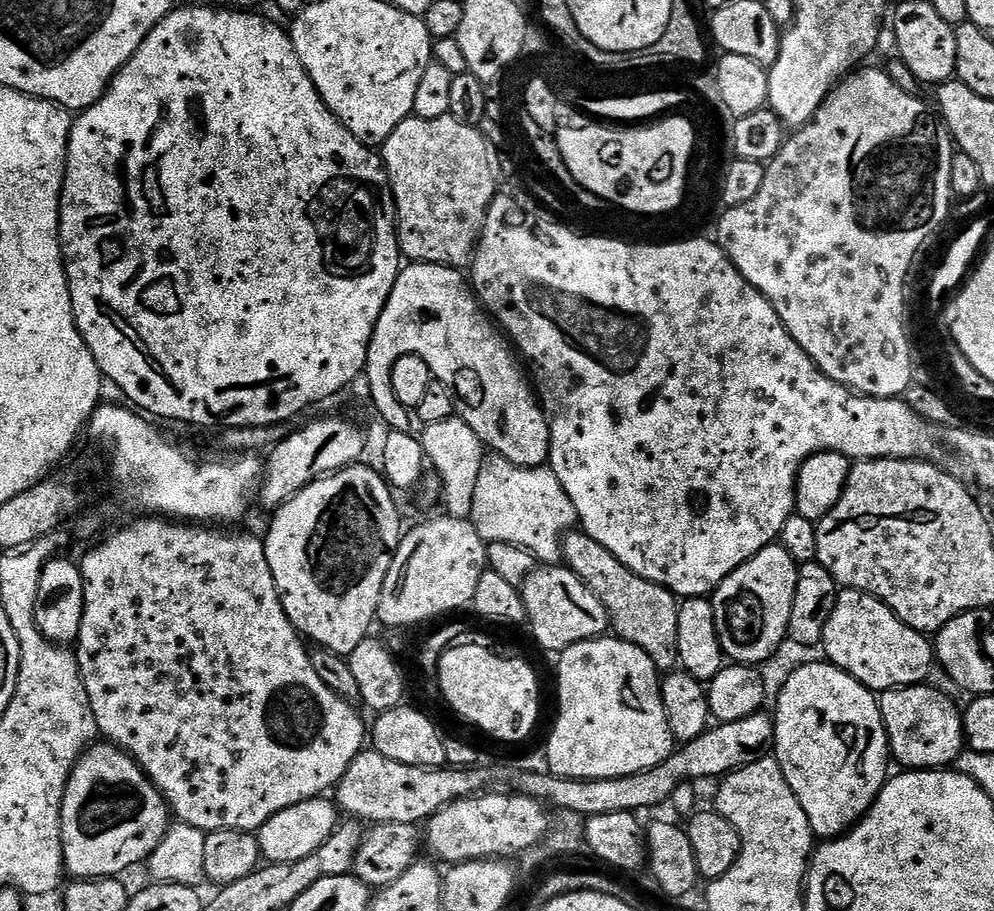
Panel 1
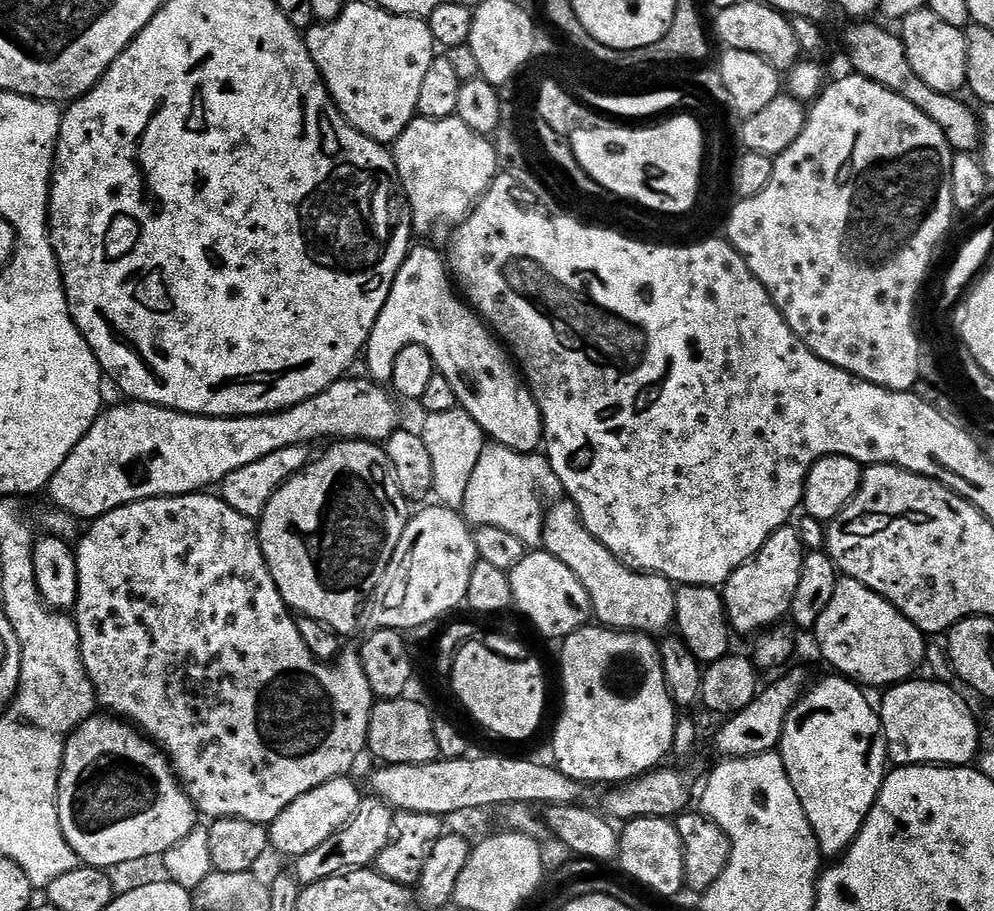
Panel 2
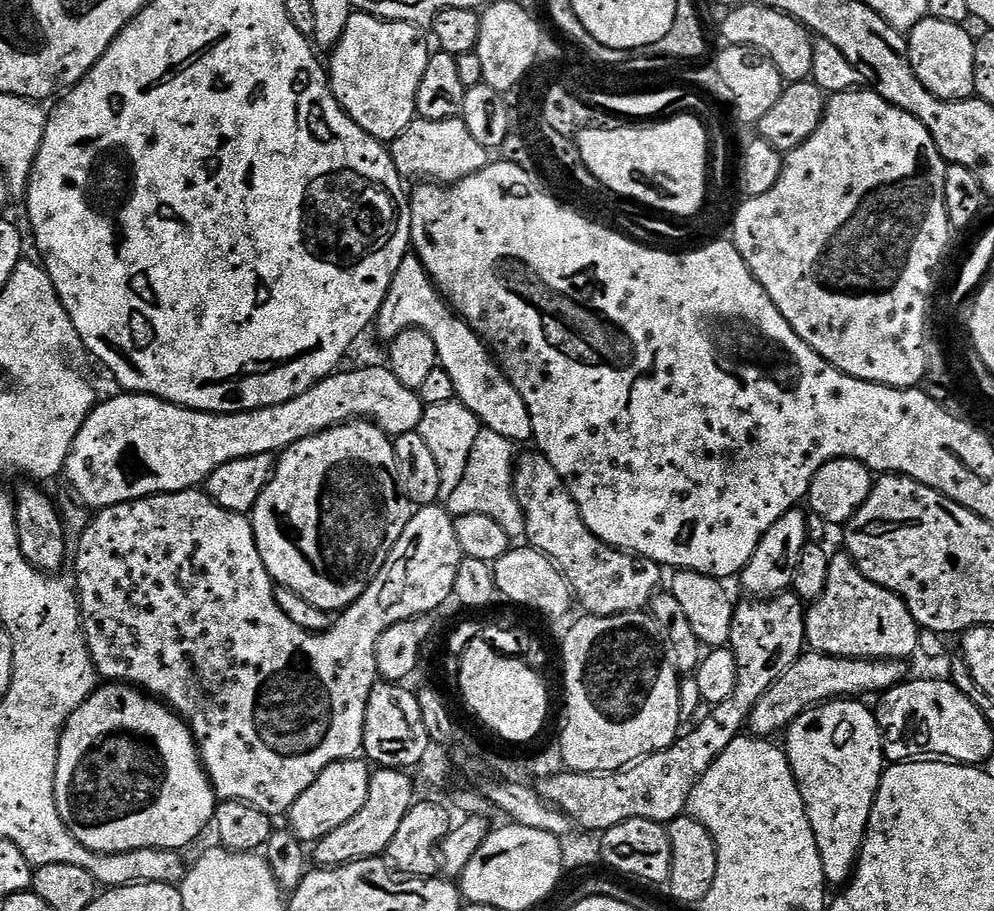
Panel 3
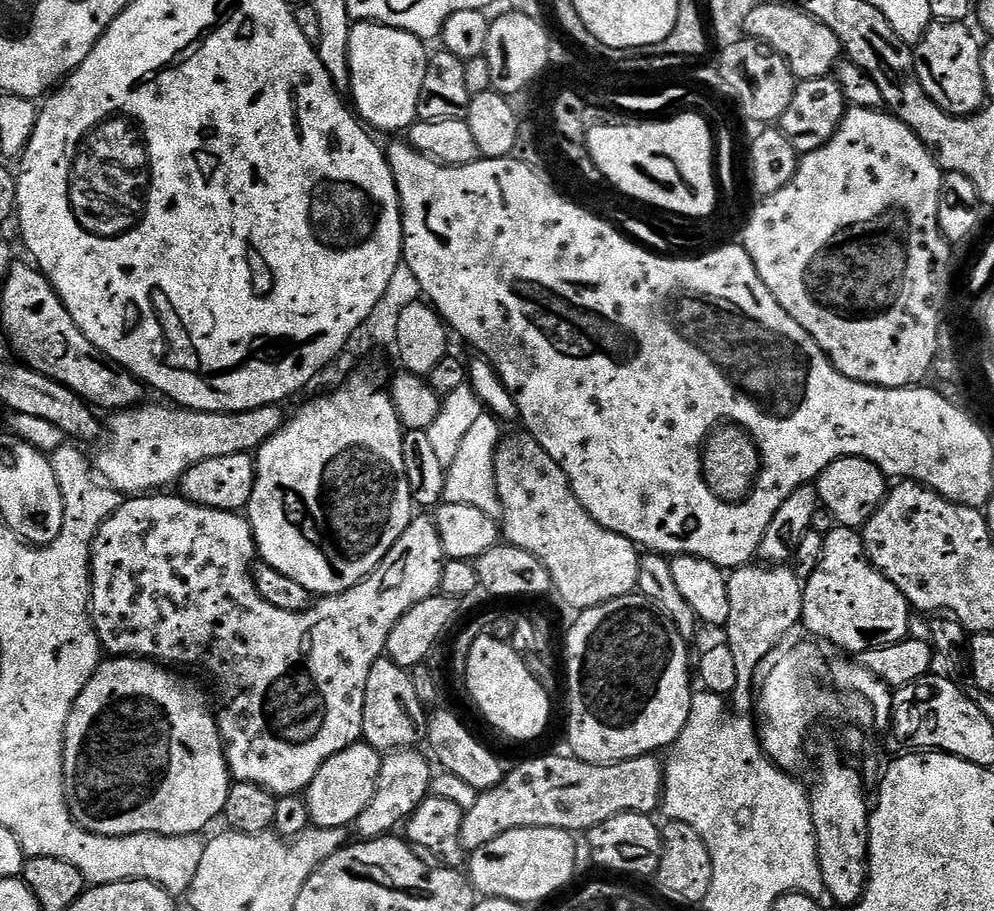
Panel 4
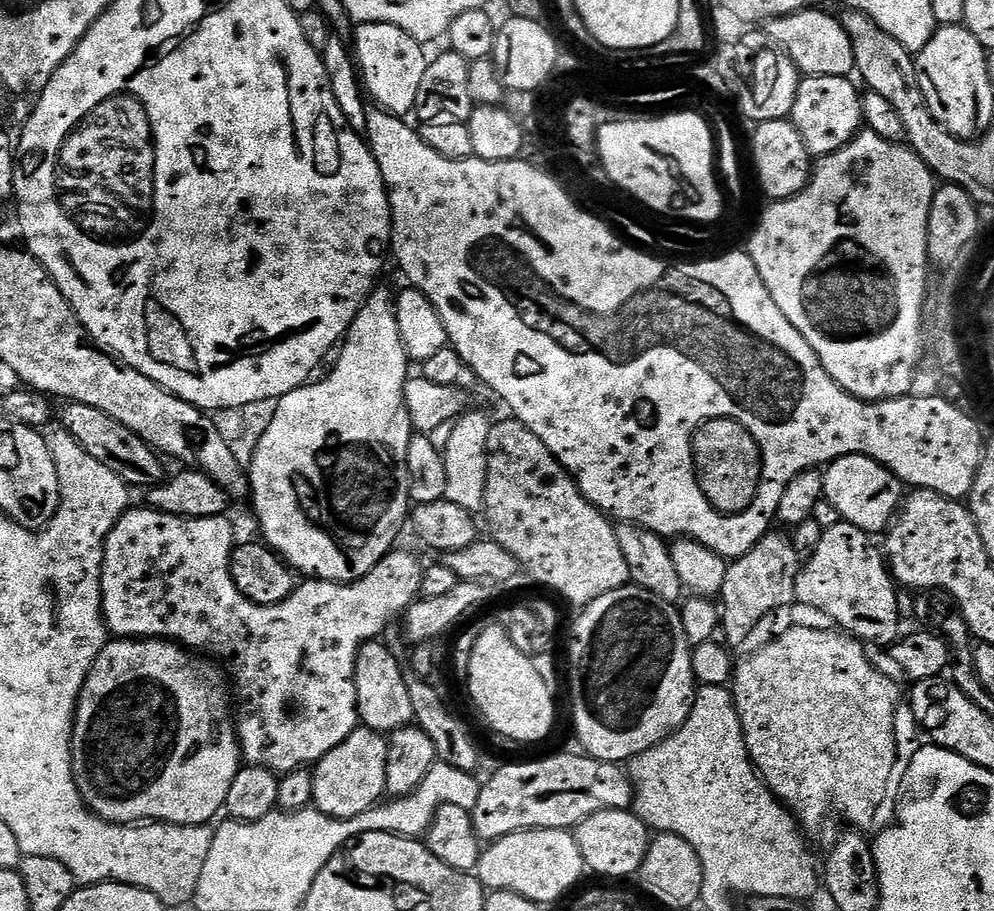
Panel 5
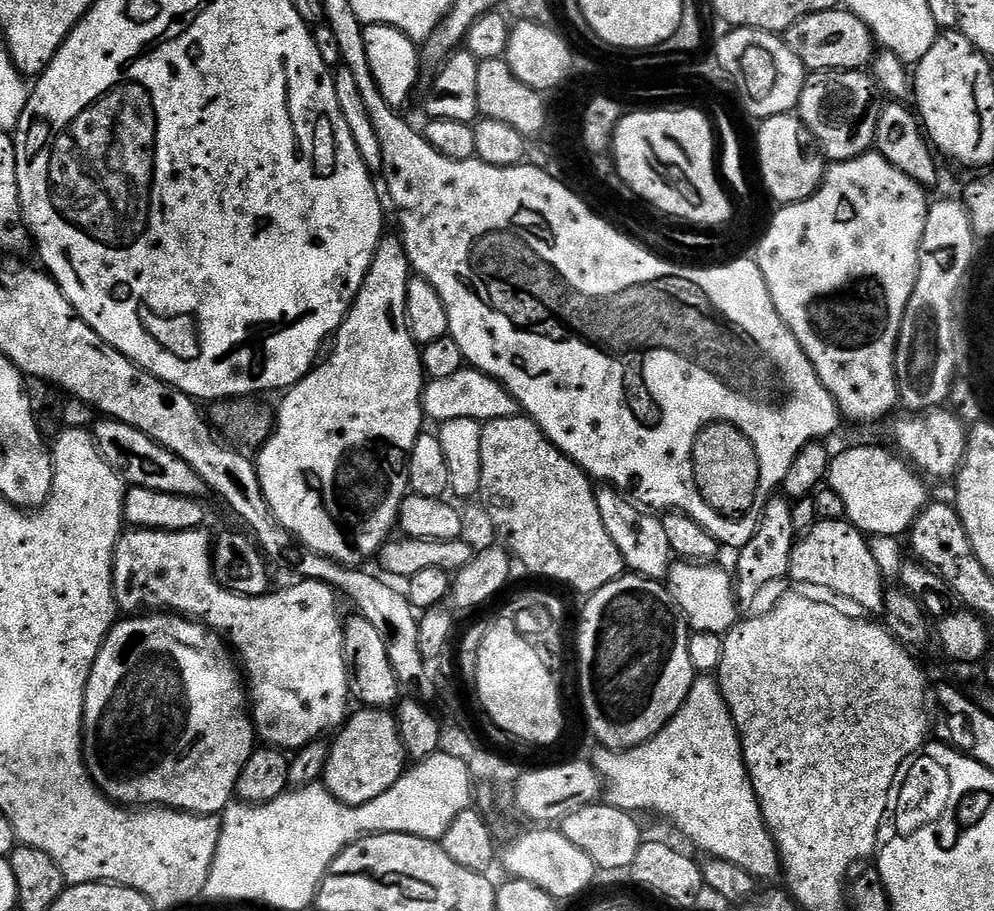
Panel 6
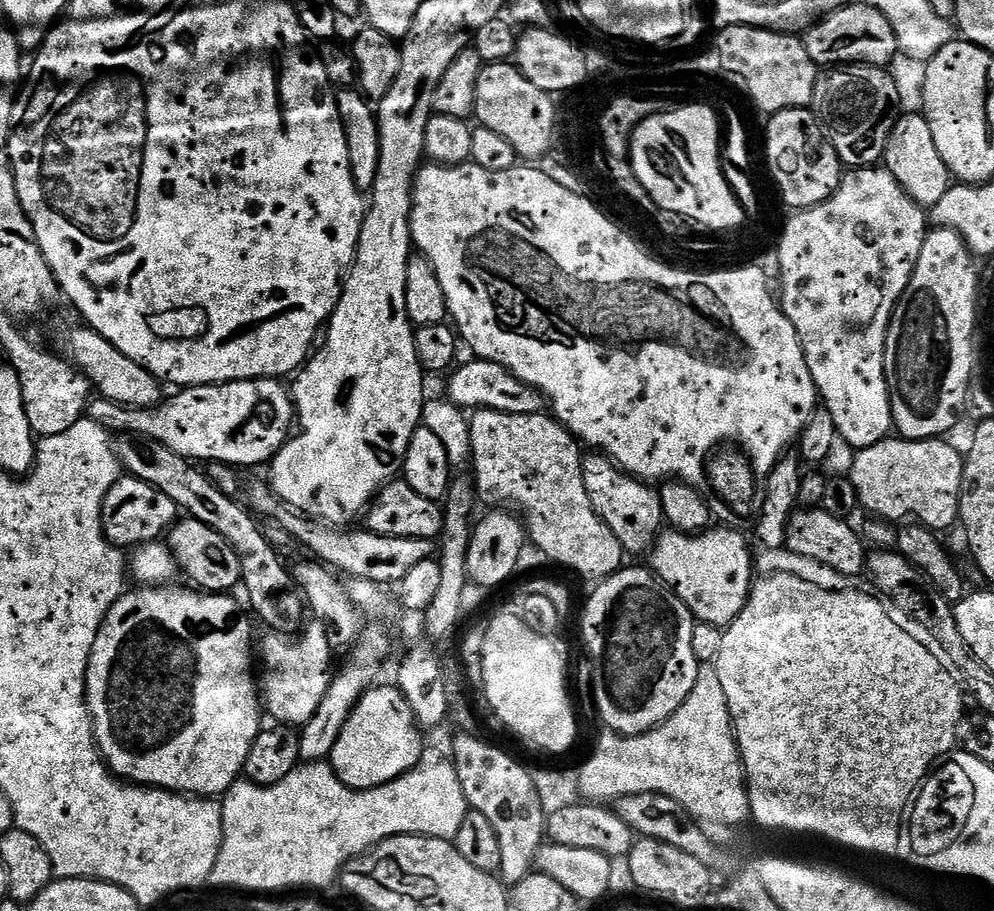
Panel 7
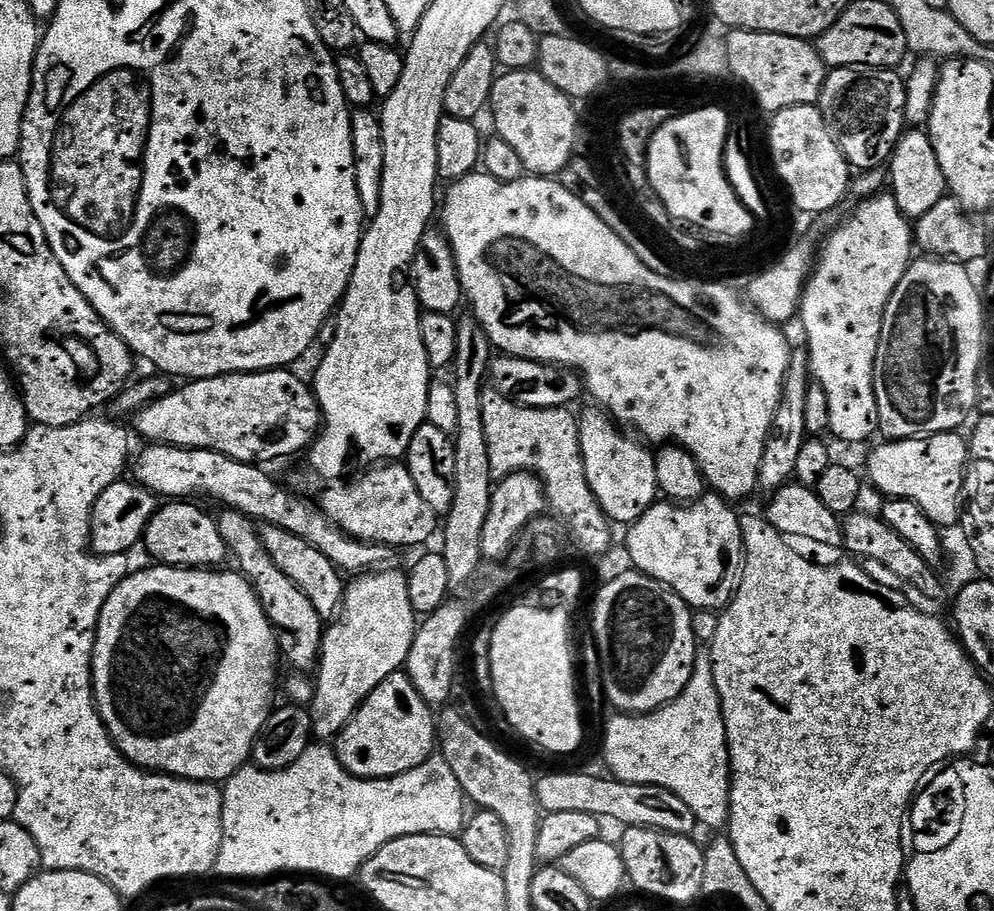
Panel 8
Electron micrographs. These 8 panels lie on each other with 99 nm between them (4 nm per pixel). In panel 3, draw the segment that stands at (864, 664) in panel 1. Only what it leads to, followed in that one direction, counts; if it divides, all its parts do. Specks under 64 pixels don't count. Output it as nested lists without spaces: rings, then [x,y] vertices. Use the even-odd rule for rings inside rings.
[[[844,550],[832,556],[826,590],[807,609],[804,618],[804,635],[811,651],[848,656],[851,660],[907,661],[908,656],[917,655],[921,631],[903,600],[870,582]]]

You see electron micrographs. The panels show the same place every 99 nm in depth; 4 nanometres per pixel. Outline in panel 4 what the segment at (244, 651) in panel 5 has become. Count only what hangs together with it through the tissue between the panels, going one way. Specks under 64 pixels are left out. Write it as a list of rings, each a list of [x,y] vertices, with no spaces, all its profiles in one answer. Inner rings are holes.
[[[140,494],[121,503],[111,514],[105,515],[98,534],[92,540],[92,597],[88,603],[92,613],[92,624],[100,639],[100,647],[109,657],[142,656],[145,660],[163,662],[168,666],[201,664],[212,675],[216,692],[221,696],[220,708],[216,712],[216,725],[224,743],[224,756],[228,759],[228,771],[236,782],[250,782],[262,786],[273,796],[294,796],[303,793],[318,770],[334,754],[346,750],[363,737],[363,699],[366,696],[366,678],[370,678],[370,666],[385,655],[387,636],[398,622],[418,602],[440,592],[440,579],[446,559],[442,538],[436,529],[435,519],[413,519],[412,524],[394,542],[386,558],[358,586],[337,596],[321,596],[307,612],[287,612],[270,606],[256,589],[256,578],[252,571],[257,559],[256,542],[251,527],[243,515],[223,512],[206,506],[198,506],[179,494]]]

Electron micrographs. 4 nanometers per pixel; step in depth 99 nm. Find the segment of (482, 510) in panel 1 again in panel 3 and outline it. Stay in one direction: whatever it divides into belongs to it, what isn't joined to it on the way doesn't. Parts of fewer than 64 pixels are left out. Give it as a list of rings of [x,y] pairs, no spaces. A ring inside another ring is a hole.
[[[482,430],[478,434],[478,442],[474,442],[474,450],[470,450],[470,462],[466,474],[462,474],[462,482],[458,482],[458,490],[447,497],[446,507],[453,517],[466,514],[486,514],[506,530],[510,538],[524,536],[524,511],[512,489],[512,474],[518,459],[518,448],[513,441],[502,434]]]

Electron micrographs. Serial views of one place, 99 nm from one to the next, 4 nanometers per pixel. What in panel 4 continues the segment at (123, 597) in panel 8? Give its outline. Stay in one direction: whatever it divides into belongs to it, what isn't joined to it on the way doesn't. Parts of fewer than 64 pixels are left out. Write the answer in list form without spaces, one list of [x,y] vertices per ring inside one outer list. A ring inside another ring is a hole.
[[[113,656],[101,659],[90,682],[78,694],[70,710],[70,718],[64,731],[64,793],[70,814],[78,826],[103,836],[129,836],[130,834],[162,834],[163,836],[194,836],[203,833],[211,820],[220,820],[228,790],[234,781],[228,771],[228,759],[224,756],[224,743],[216,725],[216,712],[208,705],[204,692],[192,680],[179,676],[176,670],[142,656]]]

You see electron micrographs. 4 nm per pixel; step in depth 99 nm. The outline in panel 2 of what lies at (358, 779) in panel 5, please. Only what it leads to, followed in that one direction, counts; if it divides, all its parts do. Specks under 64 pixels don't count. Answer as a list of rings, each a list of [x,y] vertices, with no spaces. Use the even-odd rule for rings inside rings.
[[[339,776],[306,794],[302,794],[302,798],[290,802],[290,806],[286,806],[286,810],[282,810],[282,814],[278,814],[278,818],[270,826],[271,851],[273,853],[281,852],[282,855],[289,856],[289,858],[310,854],[310,850],[322,846],[322,842],[326,842],[326,838],[338,834],[338,830],[342,826],[346,826],[346,822],[350,822],[350,818],[354,818],[354,814],[358,814],[361,799],[362,793],[360,793],[359,786],[348,776]]]

